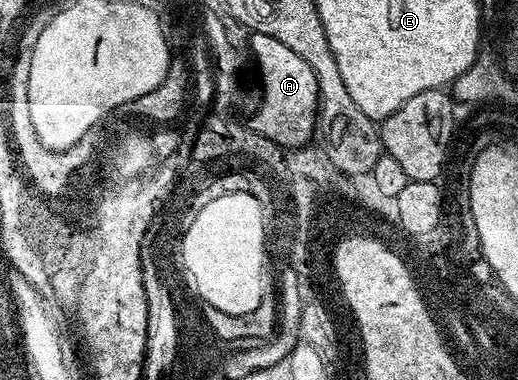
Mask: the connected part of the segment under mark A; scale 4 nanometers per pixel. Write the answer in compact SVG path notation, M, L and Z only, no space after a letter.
M251 33L250 56L260 67L260 80L264 83L264 101L260 109L252 116L250 127L258 135L264 135L284 150L307 145L318 128L318 105L320 91L314 78L314 70L286 46L286 42L278 42L278 38L270 38L266 34Z

